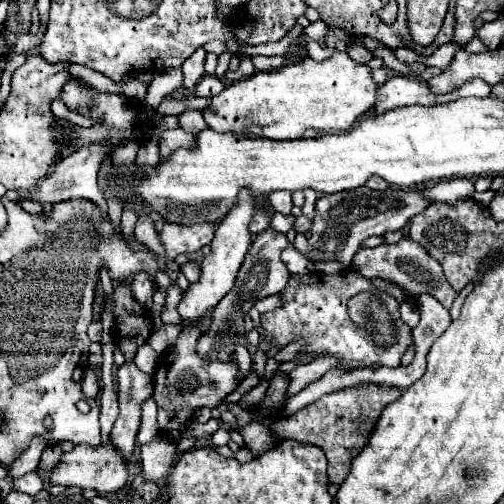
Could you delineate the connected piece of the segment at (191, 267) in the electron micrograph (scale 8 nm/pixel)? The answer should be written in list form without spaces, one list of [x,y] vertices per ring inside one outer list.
[[[188,261],[186,265],[182,265],[182,273],[190,283],[196,283],[200,279],[200,265],[196,261]]]

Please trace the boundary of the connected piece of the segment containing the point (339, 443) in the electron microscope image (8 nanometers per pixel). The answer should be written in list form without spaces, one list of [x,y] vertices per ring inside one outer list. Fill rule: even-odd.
[[[360,385],[360,387],[352,387],[352,389],[340,389],[336,393],[324,395],[320,397],[316,403],[306,405],[304,409],[296,411],[290,417],[280,417],[275,419],[271,416],[260,415],[258,412],[246,410],[246,415],[238,415],[236,427],[232,427],[219,419],[220,427],[226,430],[237,430],[252,421],[258,421],[268,425],[270,429],[274,429],[278,439],[294,439],[300,443],[312,443],[324,449],[326,459],[328,459],[328,481],[332,485],[340,485],[344,481],[344,477],[350,471],[350,463],[354,459],[354,455],[358,455],[362,451],[362,447],[368,441],[368,435],[374,427],[374,423],[378,421],[382,409],[396,401],[402,393],[396,387],[386,387],[386,385]]]

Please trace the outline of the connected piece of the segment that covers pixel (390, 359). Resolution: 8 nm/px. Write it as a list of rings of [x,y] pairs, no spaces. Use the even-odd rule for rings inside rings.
[[[346,269],[336,275],[326,275],[326,273],[308,273],[308,275],[290,275],[290,283],[286,285],[284,291],[278,293],[282,299],[282,305],[276,307],[274,311],[262,313],[262,325],[266,335],[272,339],[274,347],[284,347],[290,341],[304,339],[308,341],[308,347],[304,351],[308,353],[330,353],[340,357],[340,367],[352,369],[352,367],[376,367],[376,365],[388,365],[388,367],[398,367],[402,355],[408,349],[410,341],[410,329],[402,323],[399,304],[392,297],[384,294],[370,285],[368,279],[362,279],[356,275],[356,271]],[[367,291],[379,295],[386,306],[392,322],[396,328],[396,342],[386,349],[378,349],[374,337],[359,327],[350,319],[346,311],[346,303],[350,297],[356,293]],[[387,296],[387,300],[384,297]],[[300,299],[300,301],[298,301]],[[308,307],[308,309],[306,309]]]

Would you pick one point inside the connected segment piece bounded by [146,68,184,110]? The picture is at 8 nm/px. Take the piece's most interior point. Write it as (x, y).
(164, 83)

